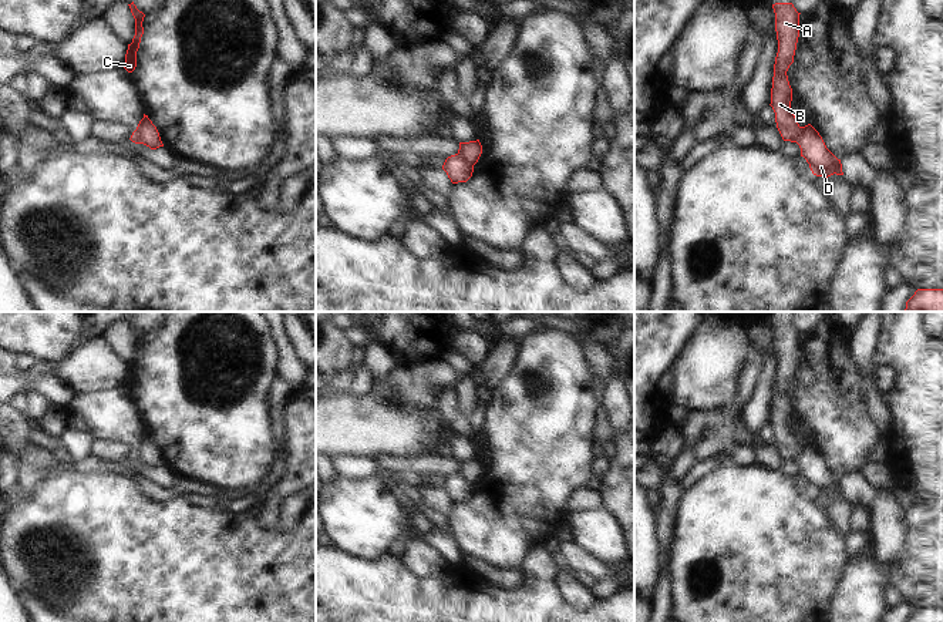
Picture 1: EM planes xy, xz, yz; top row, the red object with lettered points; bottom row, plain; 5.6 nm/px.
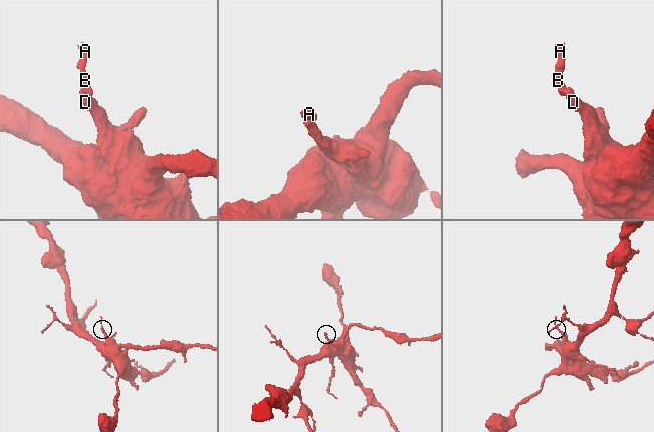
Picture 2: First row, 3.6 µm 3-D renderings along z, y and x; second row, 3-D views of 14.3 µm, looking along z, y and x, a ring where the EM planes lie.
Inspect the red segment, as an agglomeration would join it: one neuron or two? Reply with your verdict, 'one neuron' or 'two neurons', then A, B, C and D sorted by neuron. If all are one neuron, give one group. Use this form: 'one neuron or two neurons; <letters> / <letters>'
two neurons; A B C / D

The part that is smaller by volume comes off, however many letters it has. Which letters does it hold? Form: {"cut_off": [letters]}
{"cut_off": ["A", "B", "C"]}

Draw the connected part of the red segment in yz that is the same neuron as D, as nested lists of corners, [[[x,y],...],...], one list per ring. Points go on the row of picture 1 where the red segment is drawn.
[[[811,124],[802,127],[797,144],[801,148],[801,157],[806,159],[814,175],[824,178],[833,174],[843,175],[841,159],[826,148],[822,137]]]

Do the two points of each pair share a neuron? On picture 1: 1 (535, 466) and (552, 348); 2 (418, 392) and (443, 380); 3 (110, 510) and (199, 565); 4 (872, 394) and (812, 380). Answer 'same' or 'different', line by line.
1: same
2: same
3: same
4: different

